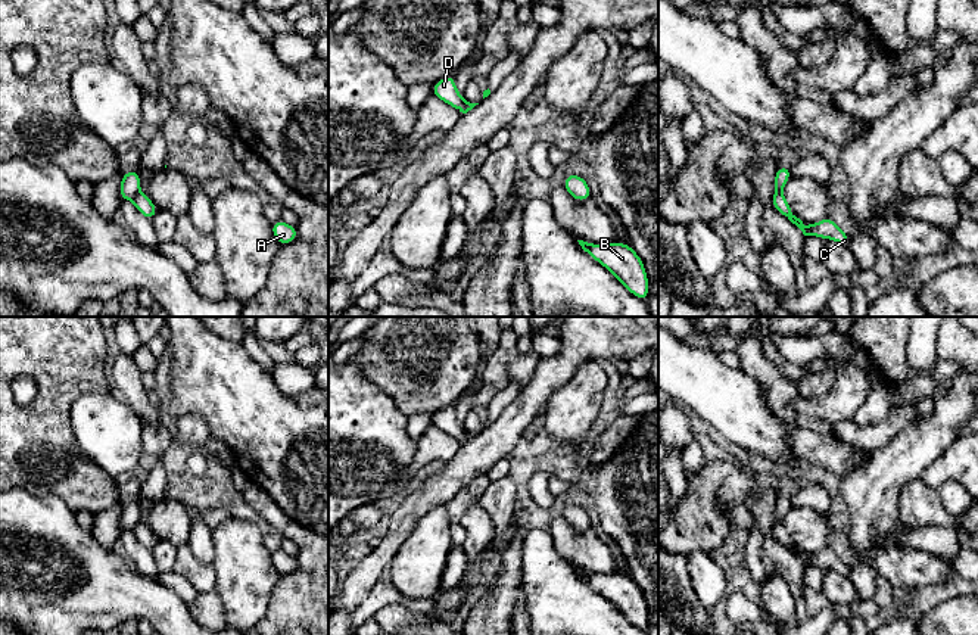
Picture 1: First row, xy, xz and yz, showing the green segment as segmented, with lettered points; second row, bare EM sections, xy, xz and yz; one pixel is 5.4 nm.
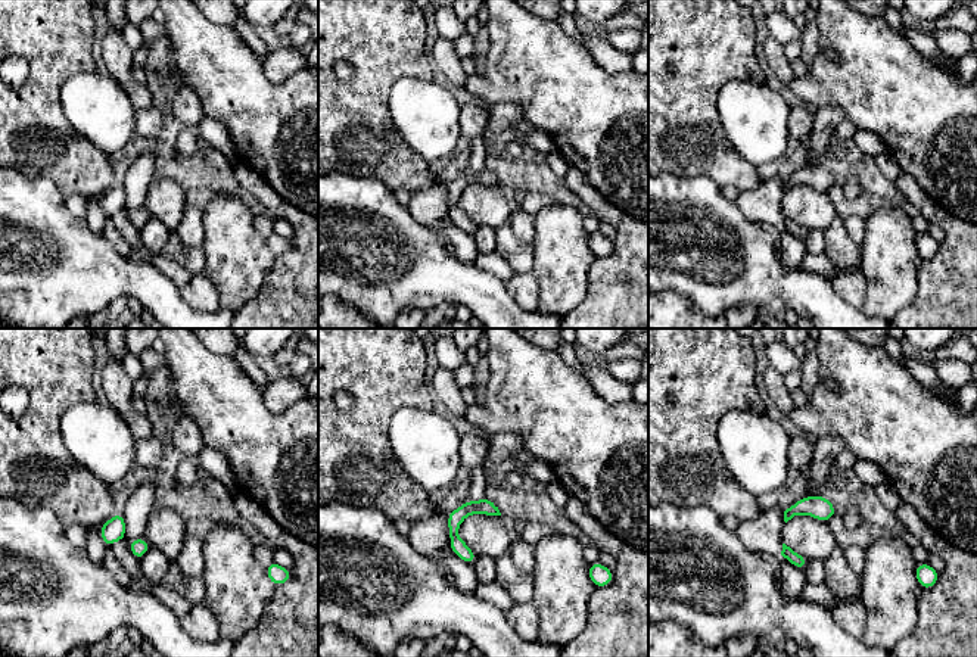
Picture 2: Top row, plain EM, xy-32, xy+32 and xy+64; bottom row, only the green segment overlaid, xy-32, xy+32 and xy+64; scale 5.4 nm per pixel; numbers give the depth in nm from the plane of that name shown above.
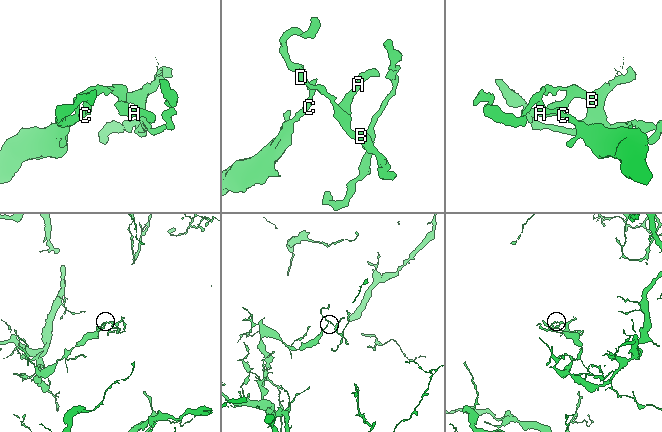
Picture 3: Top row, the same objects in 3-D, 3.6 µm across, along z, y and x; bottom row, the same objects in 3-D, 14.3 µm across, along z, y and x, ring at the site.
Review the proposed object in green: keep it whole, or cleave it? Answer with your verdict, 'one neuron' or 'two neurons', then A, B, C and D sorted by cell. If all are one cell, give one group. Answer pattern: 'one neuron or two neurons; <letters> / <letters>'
two neurons; A B D / C

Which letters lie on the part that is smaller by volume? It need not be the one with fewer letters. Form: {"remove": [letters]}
{"remove": ["A", "B", "D"]}

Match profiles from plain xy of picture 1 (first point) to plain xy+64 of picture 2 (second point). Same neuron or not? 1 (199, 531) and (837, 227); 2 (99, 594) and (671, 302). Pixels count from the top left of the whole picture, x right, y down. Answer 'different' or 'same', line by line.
1: different
2: different

